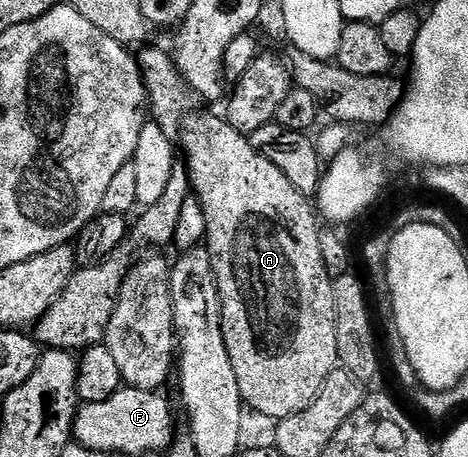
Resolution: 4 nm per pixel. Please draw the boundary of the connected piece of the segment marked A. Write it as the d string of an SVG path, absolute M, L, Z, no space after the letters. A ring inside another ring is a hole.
M143 46L139 50L143 51L137 52L136 55L138 65L142 68L142 80L146 86L148 111L152 116L153 122L158 123L160 129L164 129L166 136L172 141L176 140L181 154L182 151L186 154L184 162L187 171L190 173L190 185L193 194L204 205L204 217L208 221L204 246L206 252L210 254L212 269L218 282L218 296L222 302L224 345L228 349L228 357L232 361L232 369L236 369L236 385L240 385L242 402L249 410L251 407L256 414L263 415L264 418L271 419L271 421L292 417L292 413L300 413L302 410L308 409L308 405L312 405L312 401L316 401L324 381L334 372L334 368L339 366L338 346L336 345L334 280L331 279L328 269L324 265L324 257L320 253L320 219L316 214L315 204L307 196L302 195L300 189L296 189L296 185L292 185L292 181L288 181L288 177L284 177L284 173L280 173L280 169L276 169L276 165L272 165L272 161L268 161L268 157L256 153L256 149L252 149L249 138L240 134L236 129L232 129L230 122L221 114L201 115L198 111L190 111L189 105L186 104L188 88L182 80L182 74L178 72L178 67L174 63L173 54L167 48L165 51L162 47L150 46Z

